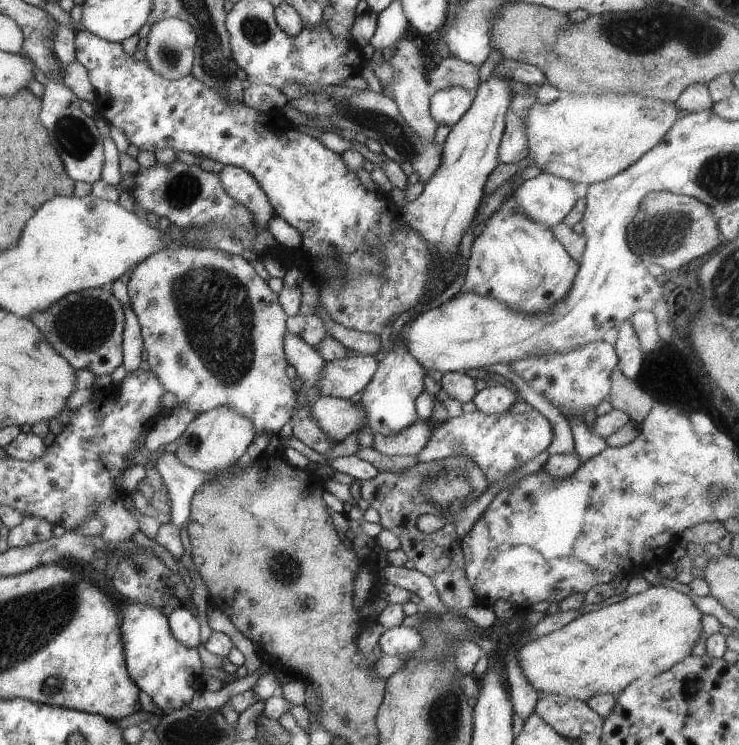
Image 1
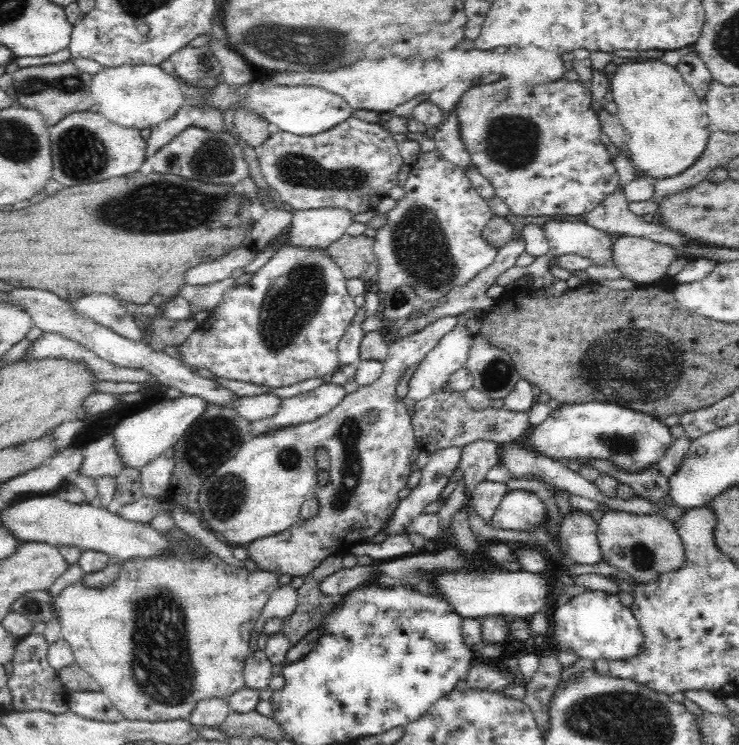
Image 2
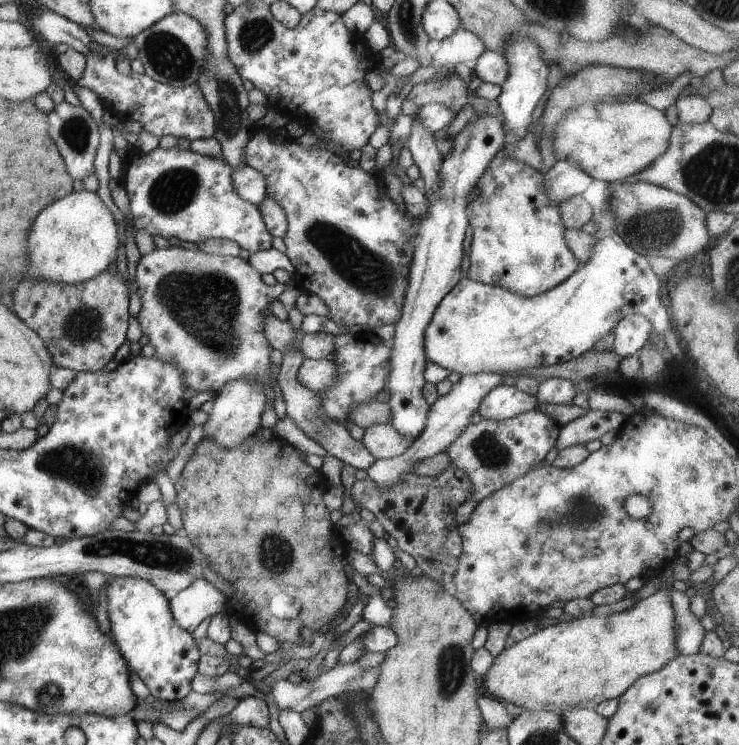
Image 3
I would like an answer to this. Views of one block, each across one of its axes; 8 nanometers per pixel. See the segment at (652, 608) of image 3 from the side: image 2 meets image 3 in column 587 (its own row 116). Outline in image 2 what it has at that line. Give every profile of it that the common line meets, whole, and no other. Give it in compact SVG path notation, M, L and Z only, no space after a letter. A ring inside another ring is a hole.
M660 59L618 65L609 78L609 91L627 135L625 140L633 163L653 179L678 175L692 166L706 150L710 134L717 130L711 125L703 102L684 82L676 66Z

